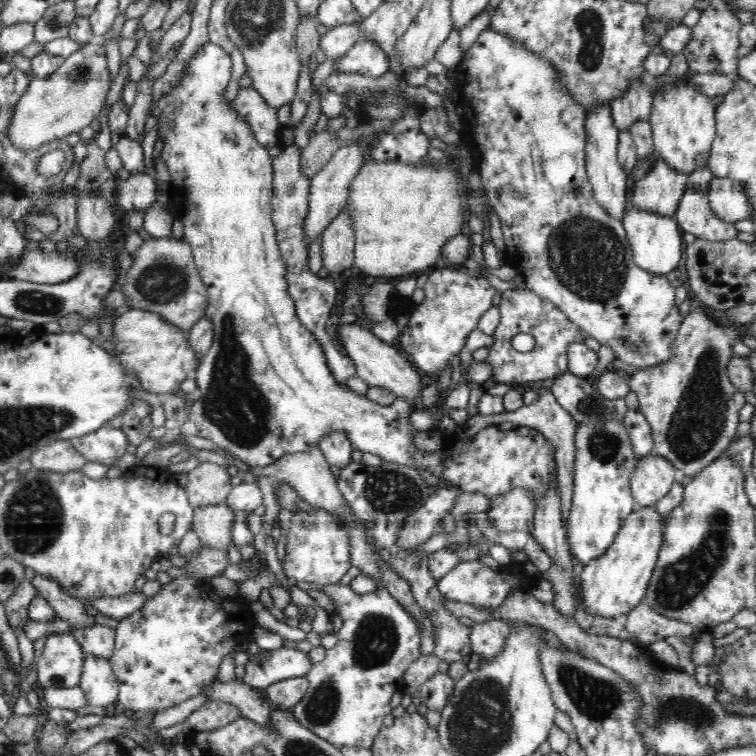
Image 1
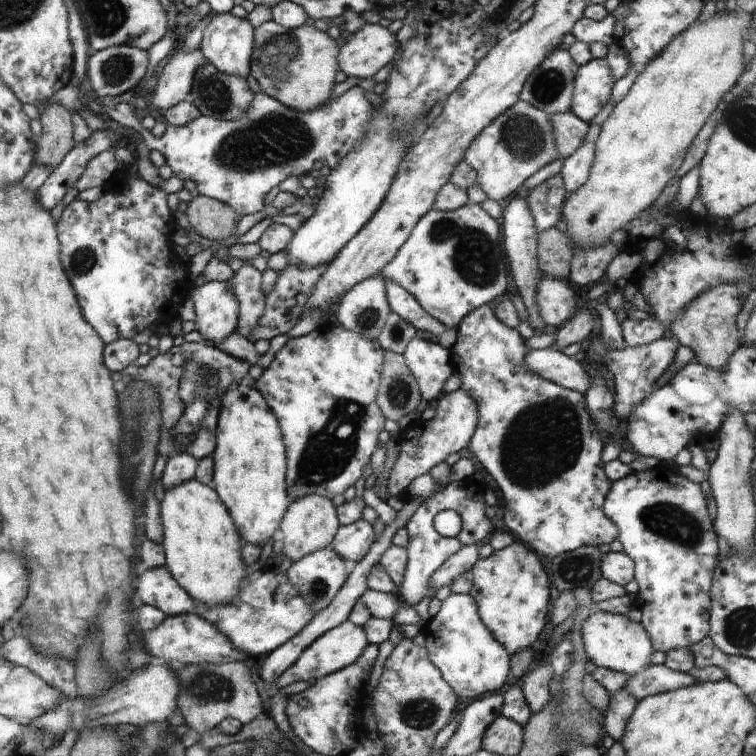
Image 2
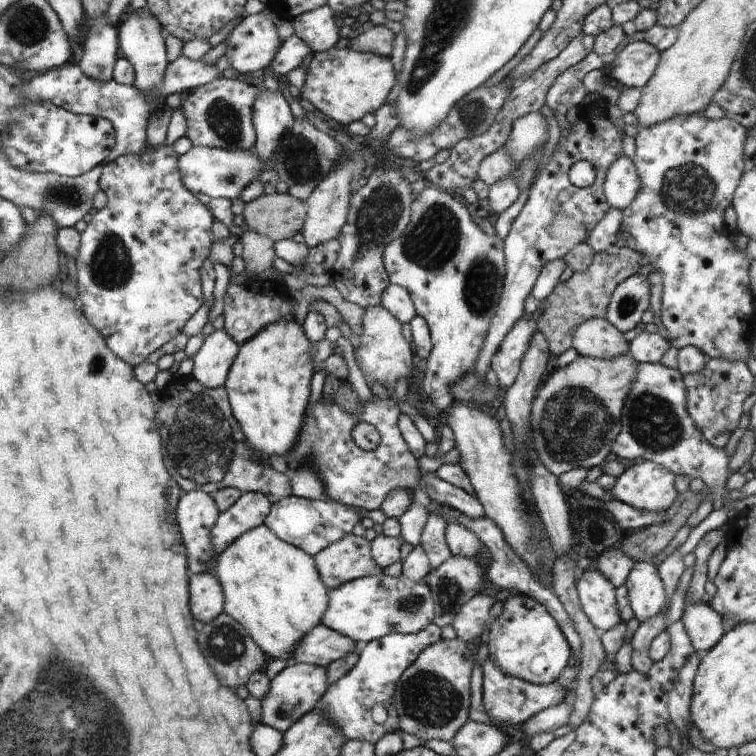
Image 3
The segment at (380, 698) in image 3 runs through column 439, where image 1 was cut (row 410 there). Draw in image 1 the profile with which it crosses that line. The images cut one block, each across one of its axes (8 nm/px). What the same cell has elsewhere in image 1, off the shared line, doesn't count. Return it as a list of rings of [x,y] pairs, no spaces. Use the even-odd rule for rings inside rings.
[[[639,408],[627,409],[622,421],[624,427],[626,427],[626,431],[628,431],[628,435],[630,435],[630,443],[634,447],[636,462],[643,456],[651,454],[654,441],[652,441],[652,433],[650,433],[650,423],[646,421],[646,417],[642,414],[642,411]]]

